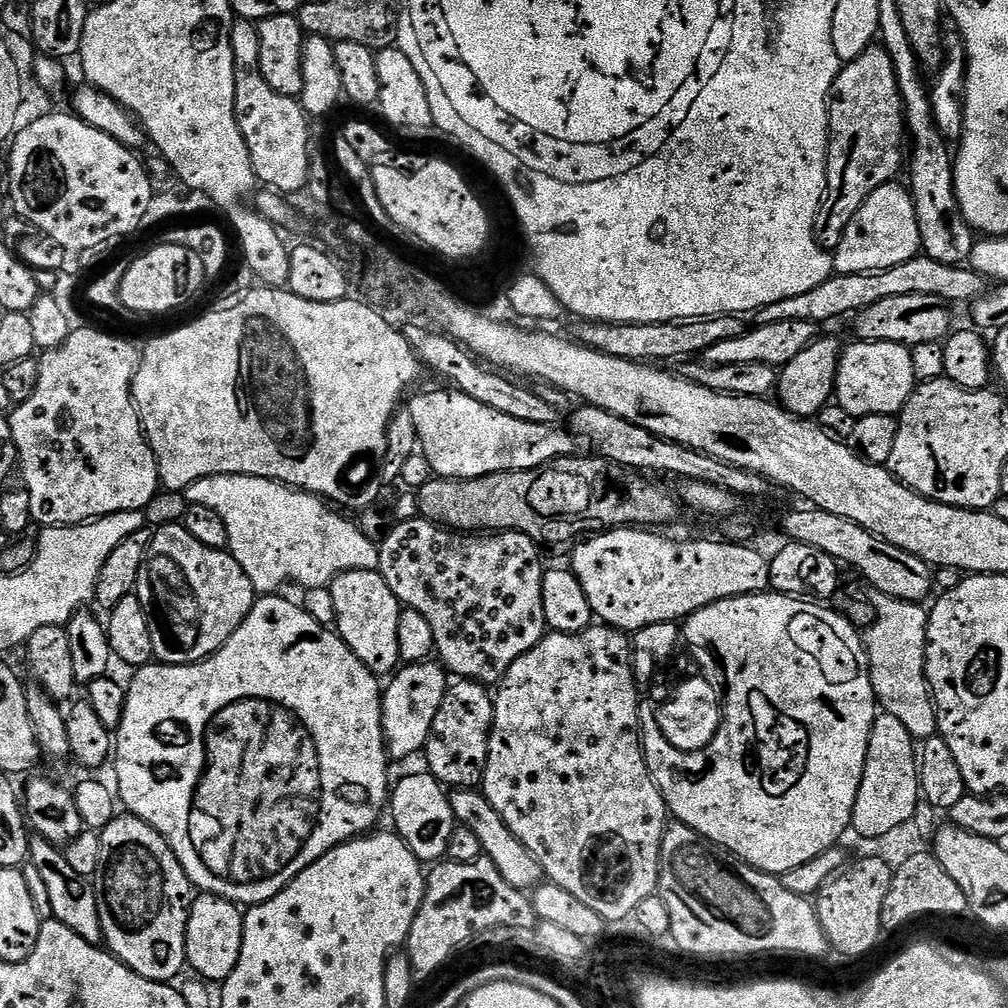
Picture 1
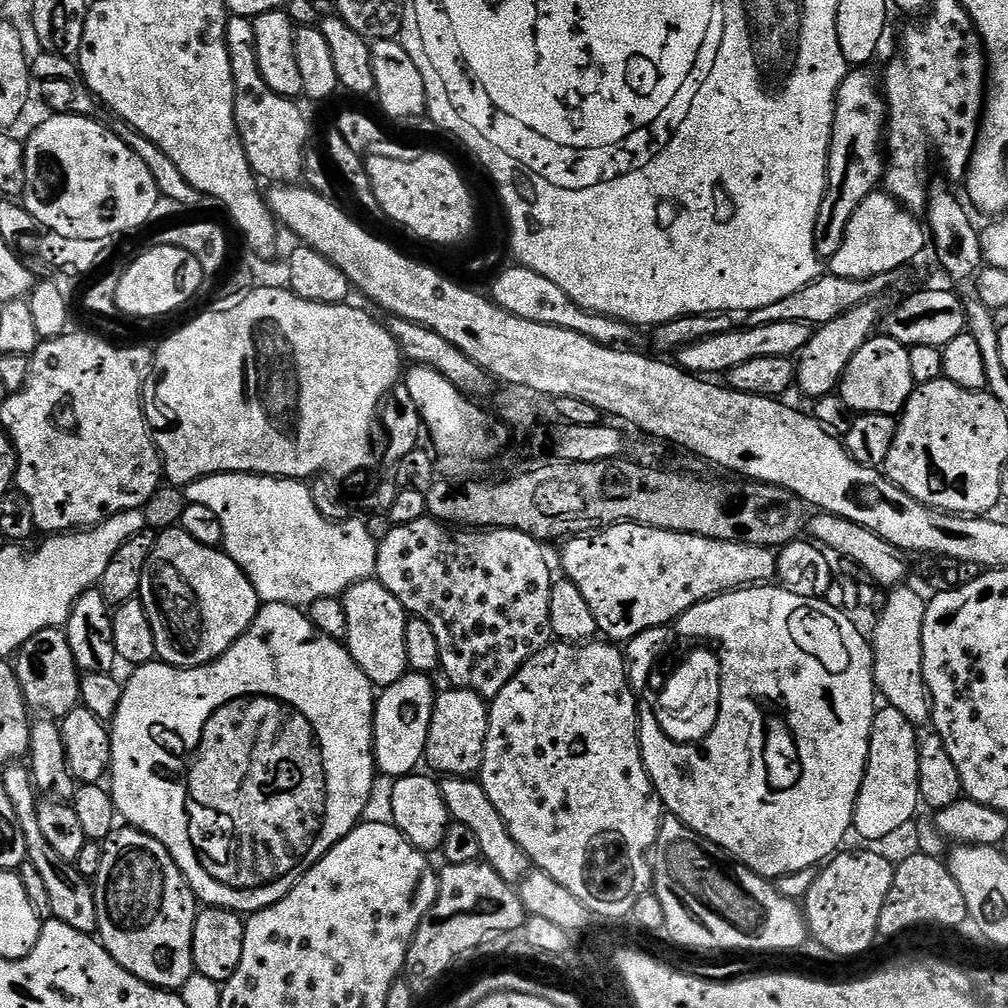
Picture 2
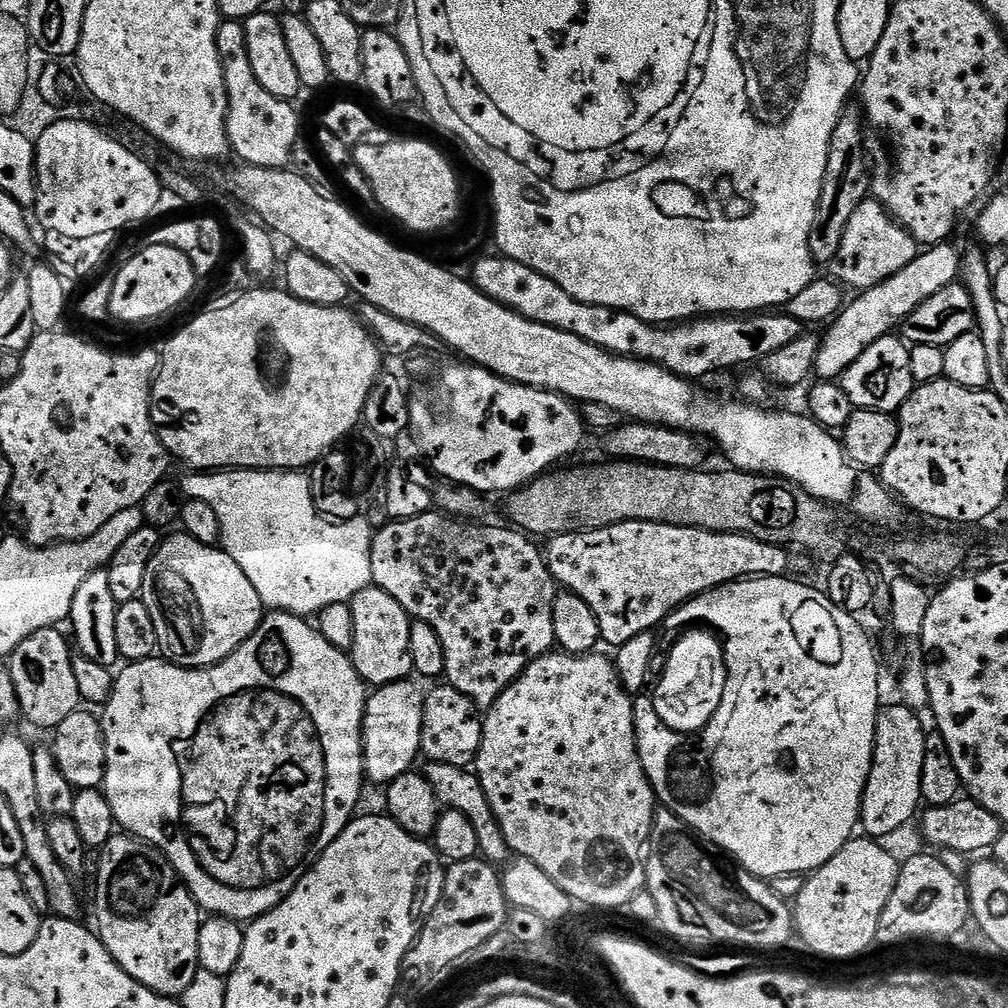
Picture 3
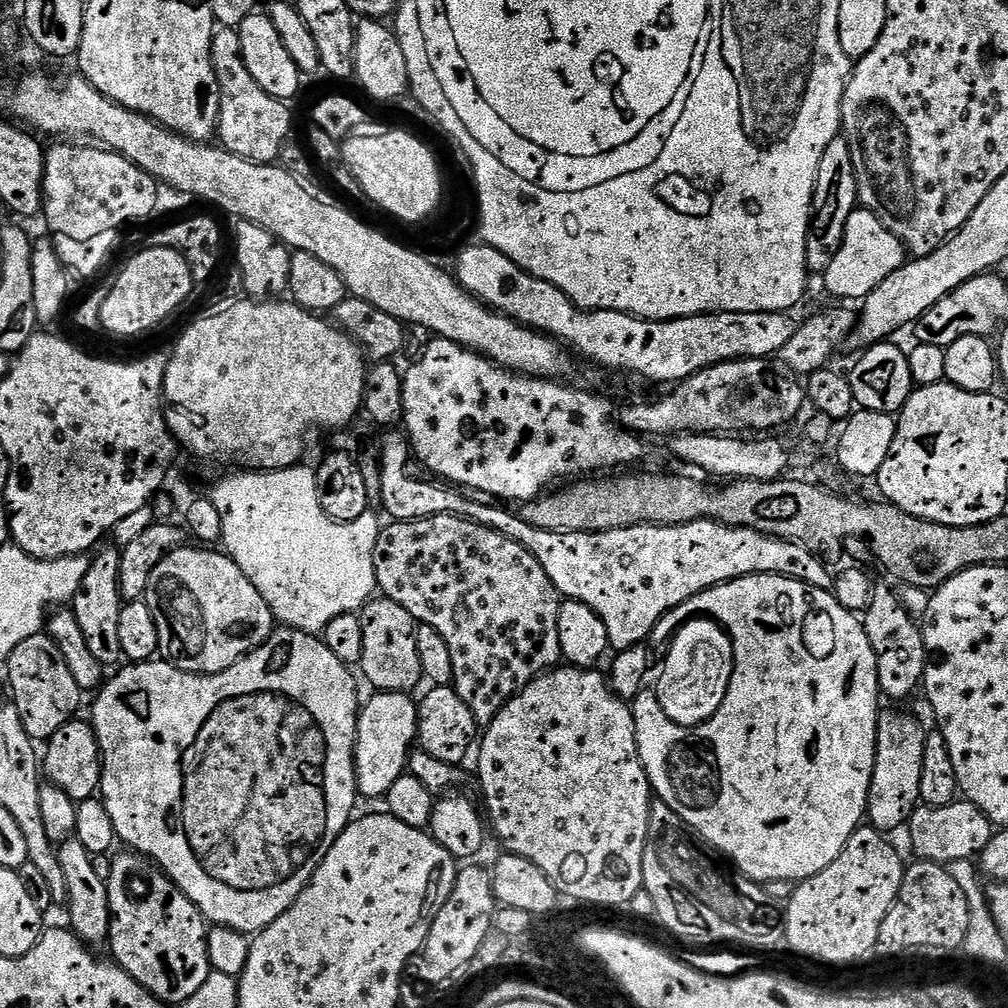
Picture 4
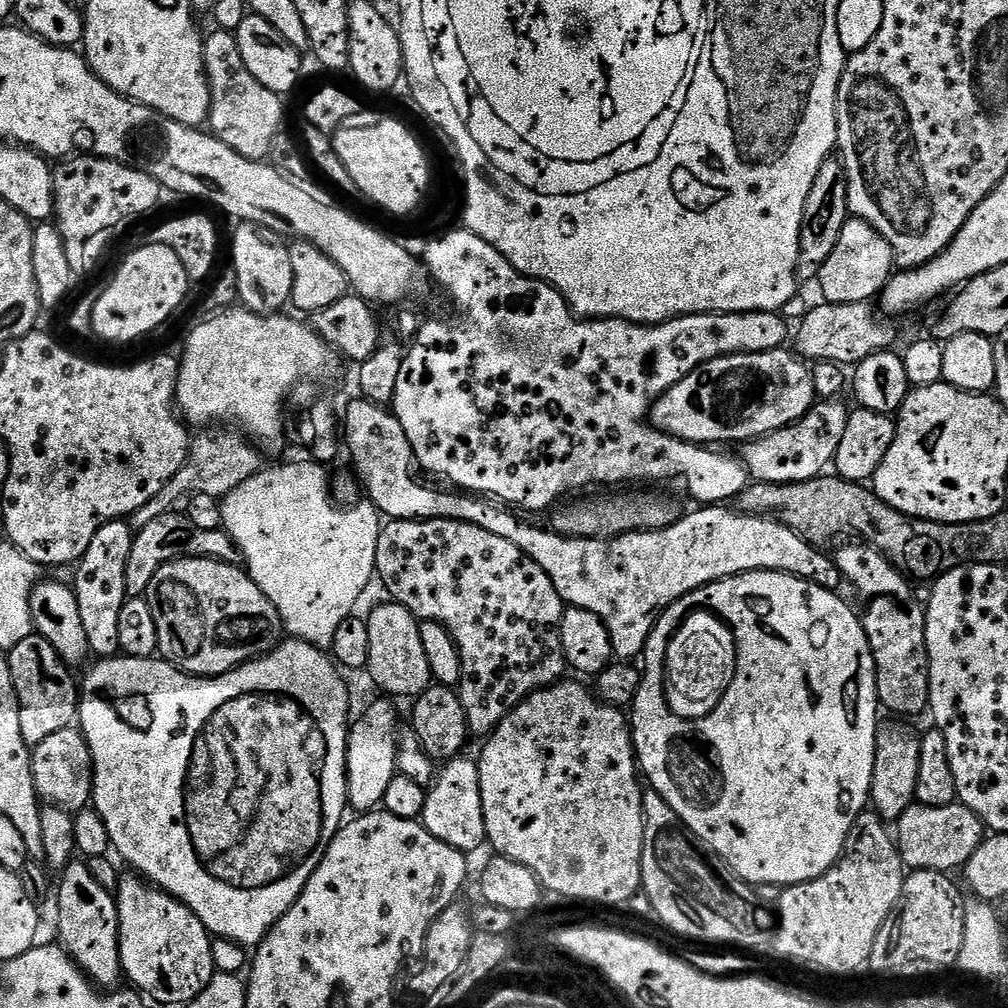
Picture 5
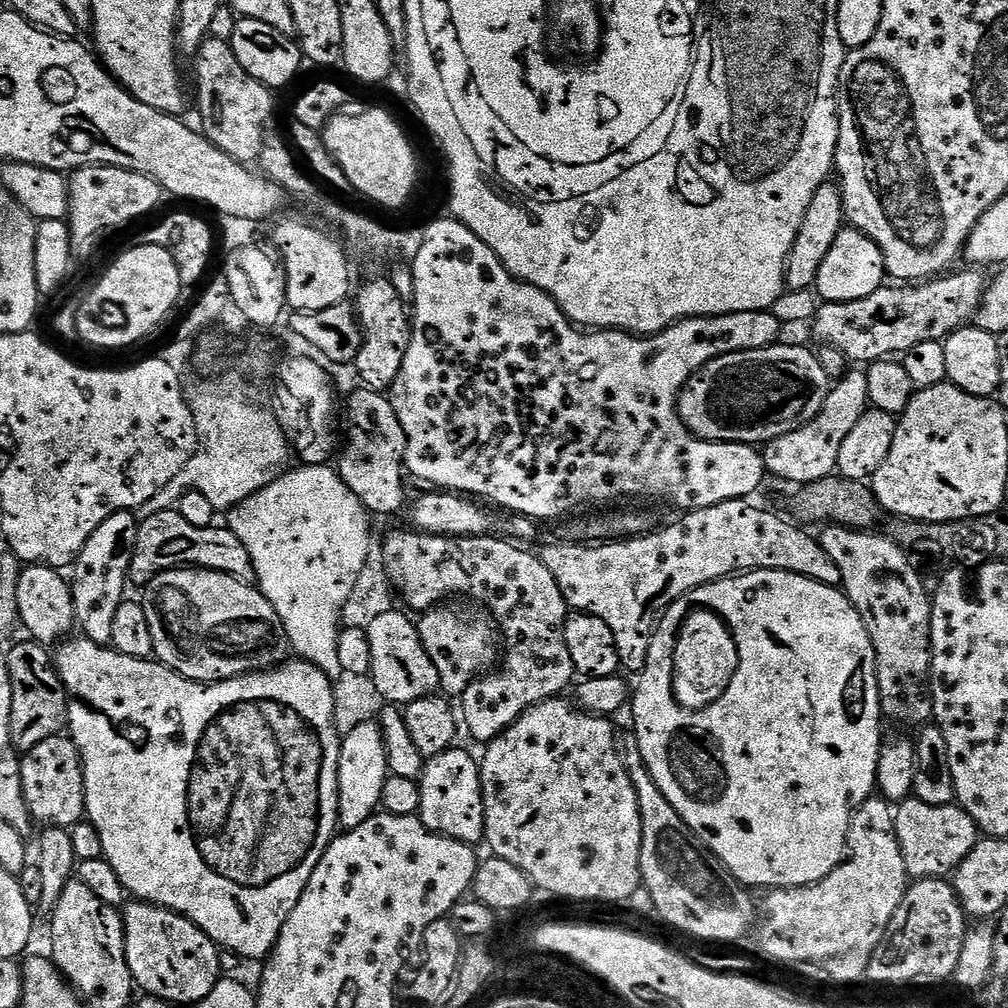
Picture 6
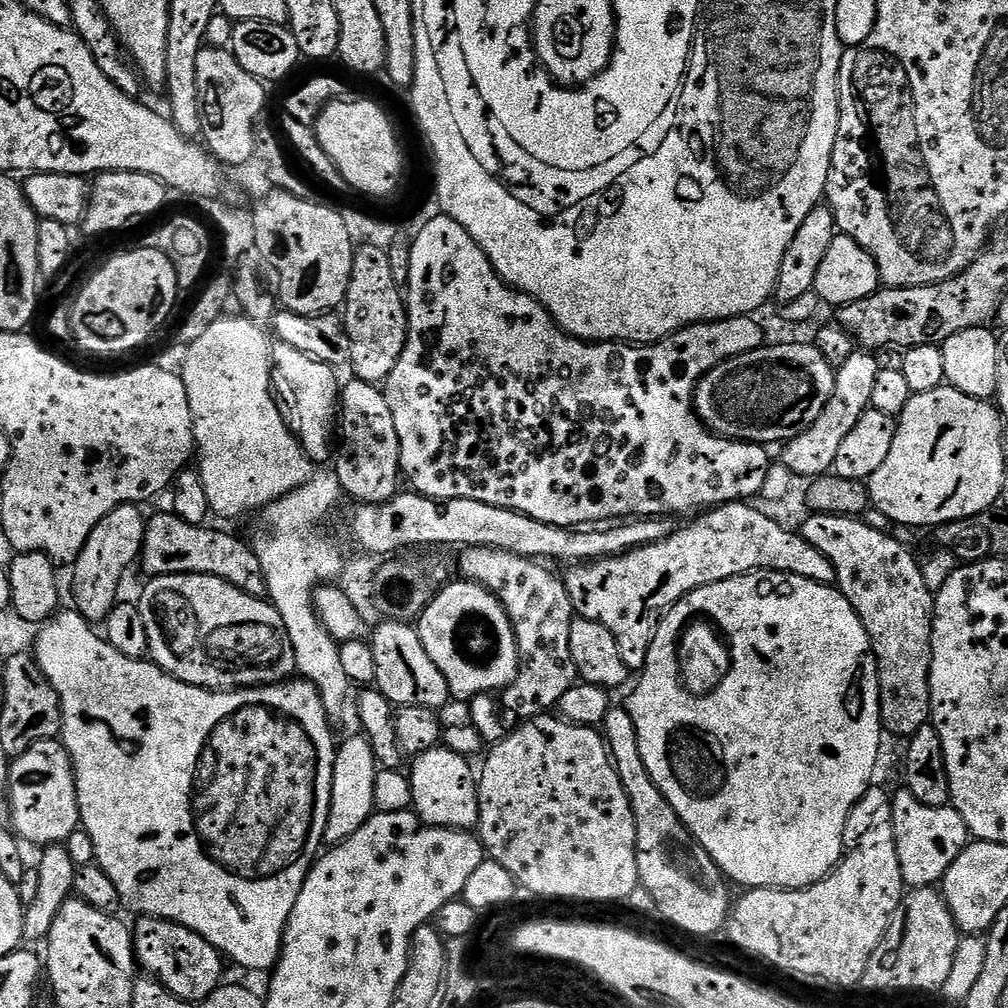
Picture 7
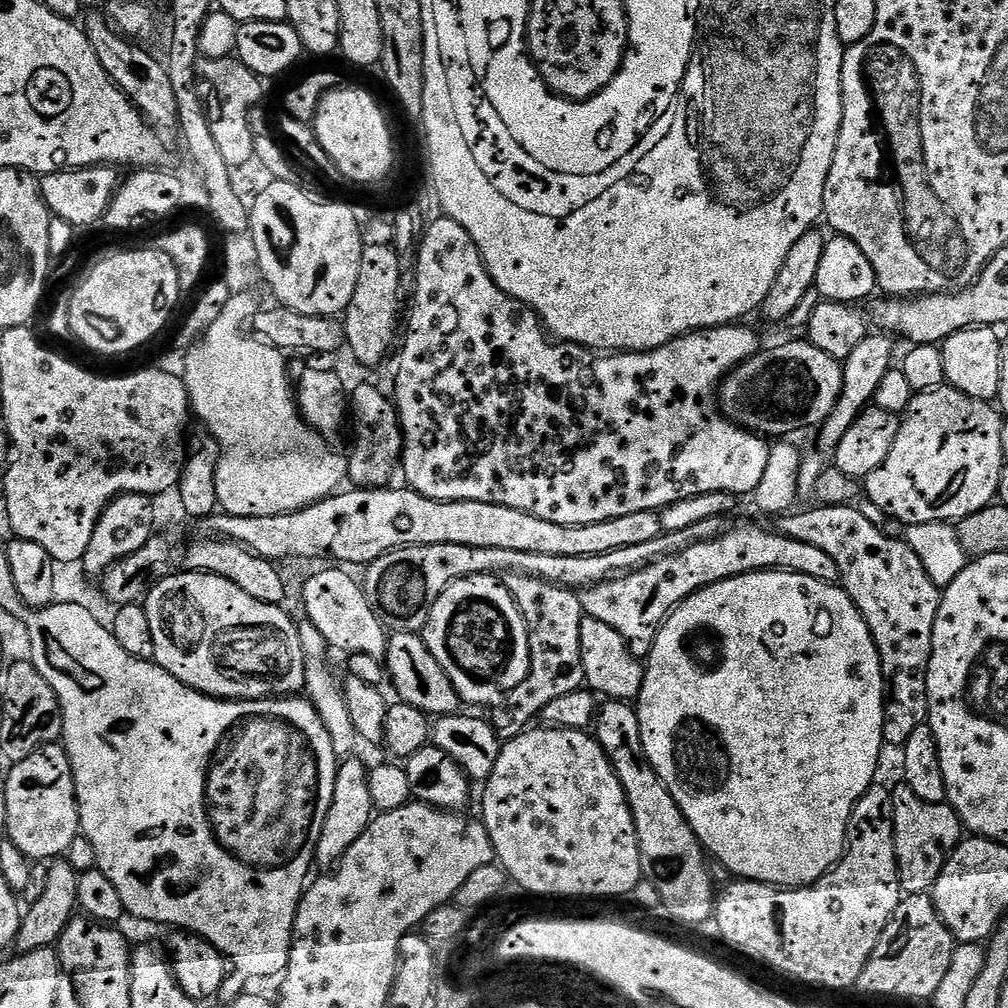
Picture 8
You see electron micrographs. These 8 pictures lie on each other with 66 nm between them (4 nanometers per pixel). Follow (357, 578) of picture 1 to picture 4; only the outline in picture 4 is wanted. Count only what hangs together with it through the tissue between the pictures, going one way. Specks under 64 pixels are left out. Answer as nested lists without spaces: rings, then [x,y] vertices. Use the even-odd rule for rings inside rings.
[[[373,598],[360,609],[360,622],[362,624],[362,658],[360,659],[359,671],[364,671],[364,676],[373,684],[373,689],[382,692],[406,692],[411,693],[412,688],[422,684],[424,671],[418,662],[418,646],[416,645],[416,621],[398,602],[385,600],[383,598]]]

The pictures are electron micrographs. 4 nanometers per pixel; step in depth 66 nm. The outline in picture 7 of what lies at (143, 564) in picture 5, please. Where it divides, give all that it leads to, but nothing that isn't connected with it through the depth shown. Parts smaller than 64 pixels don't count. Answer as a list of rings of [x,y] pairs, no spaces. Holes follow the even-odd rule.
[[[168,512],[147,517],[148,525],[142,553],[145,577],[181,576],[182,574],[217,576],[229,580],[238,590],[246,594],[267,597],[266,574],[262,572],[262,562],[259,561],[255,547],[251,543],[247,544],[246,541],[239,540],[228,532],[215,532],[212,526],[191,524],[181,516]]]

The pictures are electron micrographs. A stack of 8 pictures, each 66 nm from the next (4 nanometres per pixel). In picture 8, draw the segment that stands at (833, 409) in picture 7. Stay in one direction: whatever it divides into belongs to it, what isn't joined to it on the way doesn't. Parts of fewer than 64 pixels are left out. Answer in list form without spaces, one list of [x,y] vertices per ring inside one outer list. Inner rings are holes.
[[[869,334],[862,342],[858,342],[858,347],[850,353],[850,358],[842,362],[844,373],[842,374],[842,390],[834,410],[819,425],[820,444],[828,451],[828,454],[835,453],[836,447],[846,438],[846,430],[854,426],[854,422],[863,414],[864,409],[875,401],[878,382],[882,382],[882,377],[893,368],[892,360],[893,337],[888,334]]]

